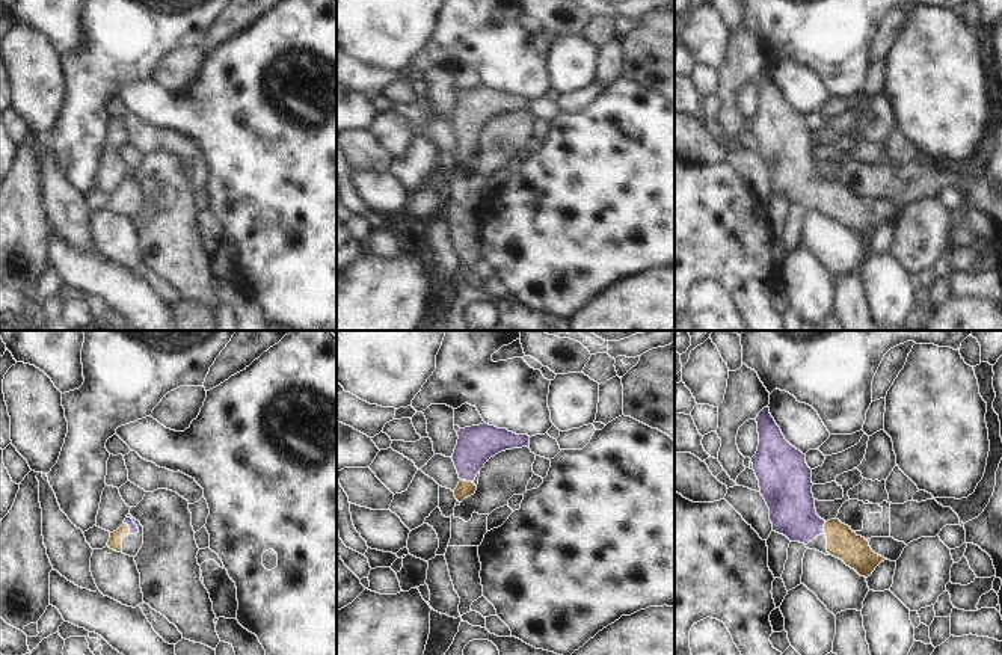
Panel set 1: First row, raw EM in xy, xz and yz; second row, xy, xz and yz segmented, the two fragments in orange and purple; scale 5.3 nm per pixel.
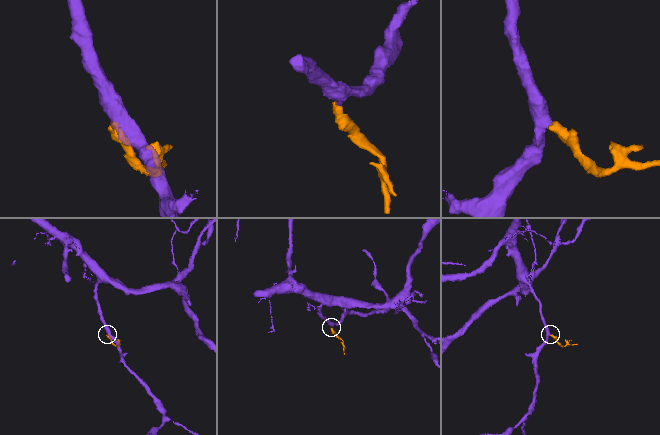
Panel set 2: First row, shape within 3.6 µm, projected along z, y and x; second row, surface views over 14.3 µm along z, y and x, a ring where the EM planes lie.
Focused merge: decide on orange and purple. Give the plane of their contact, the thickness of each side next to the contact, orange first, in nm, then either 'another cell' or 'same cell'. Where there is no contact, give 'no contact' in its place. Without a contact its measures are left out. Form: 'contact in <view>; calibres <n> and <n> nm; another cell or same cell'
contact in xy; calibres 80 and 50 nm; same cell

